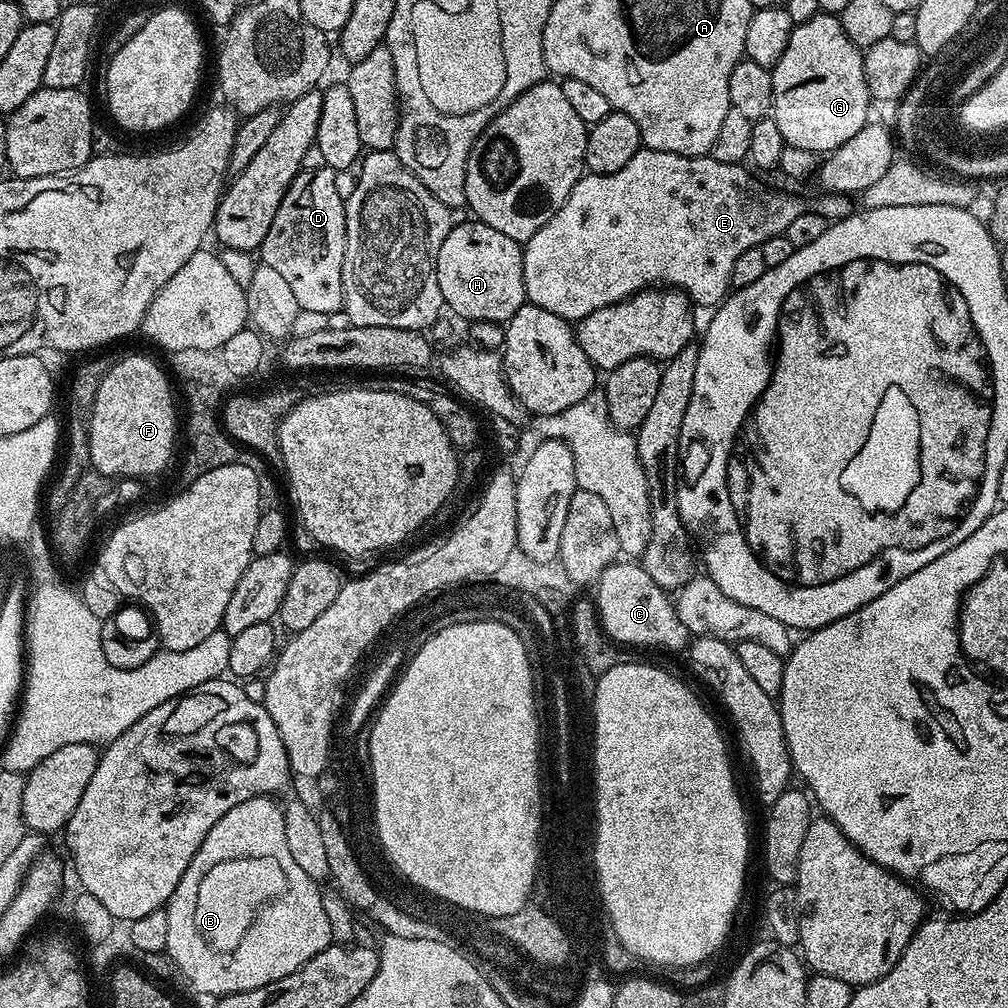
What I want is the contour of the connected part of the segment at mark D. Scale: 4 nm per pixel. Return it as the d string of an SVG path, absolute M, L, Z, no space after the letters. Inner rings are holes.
M325 166L300 171L286 190L274 222L270 222L270 234L266 234L258 249L262 264L283 277L300 308L324 313L344 307L342 262L346 250L346 200L342 192L340 196L336 178L337 173Z

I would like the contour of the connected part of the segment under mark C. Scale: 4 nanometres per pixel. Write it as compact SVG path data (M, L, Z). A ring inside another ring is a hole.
M624 558L611 564L594 585L595 608L605 634L620 646L637 644L640 648L687 649L690 643L688 627L678 618L676 605L669 593L646 574L643 563Z

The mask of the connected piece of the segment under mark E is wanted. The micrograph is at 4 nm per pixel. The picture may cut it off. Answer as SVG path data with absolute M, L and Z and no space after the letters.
M641 147L640 152L634 154L622 170L614 170L614 174L581 176L574 190L570 190L570 198L562 202L562 210L523 245L527 303L542 306L542 310L550 310L550 314L558 314L563 320L578 322L594 314L594 310L602 310L628 299L635 292L661 284L679 288L693 305L716 306L729 295L734 258L745 250L760 247L766 238L783 236L786 226L809 208L830 222L844 220L854 211L853 197L842 192L825 195L825 200L816 200L813 204L772 188L763 192L746 169L744 164L718 162L711 154L679 156Z

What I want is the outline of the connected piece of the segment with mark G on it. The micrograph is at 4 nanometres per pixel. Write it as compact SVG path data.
M821 10L814 18L795 25L790 42L786 42L786 50L782 50L782 58L778 58L771 73L774 82L771 119L778 122L778 130L782 130L785 144L817 154L830 154L838 146L850 142L850 138L854 138L854 134L858 134L858 130L869 123L870 97L864 73L864 54L858 45L846 38L846 30L842 30L839 15Z

